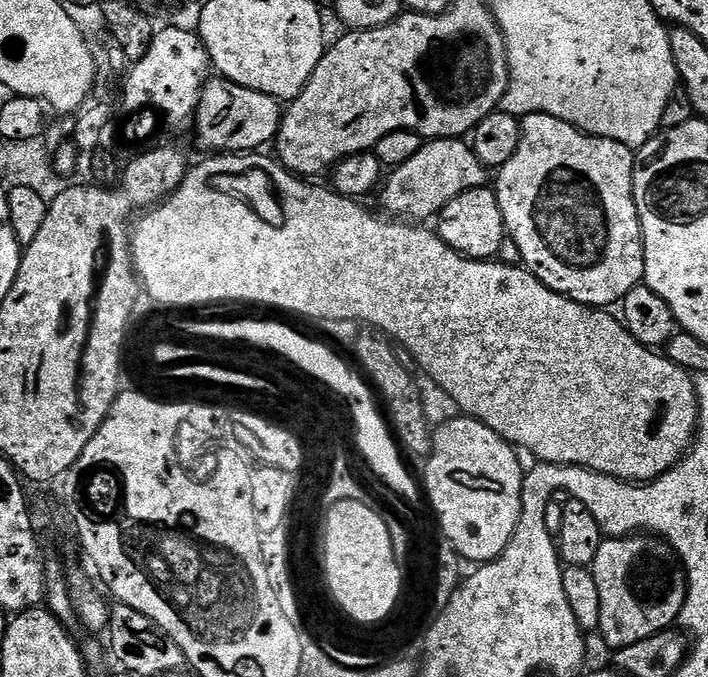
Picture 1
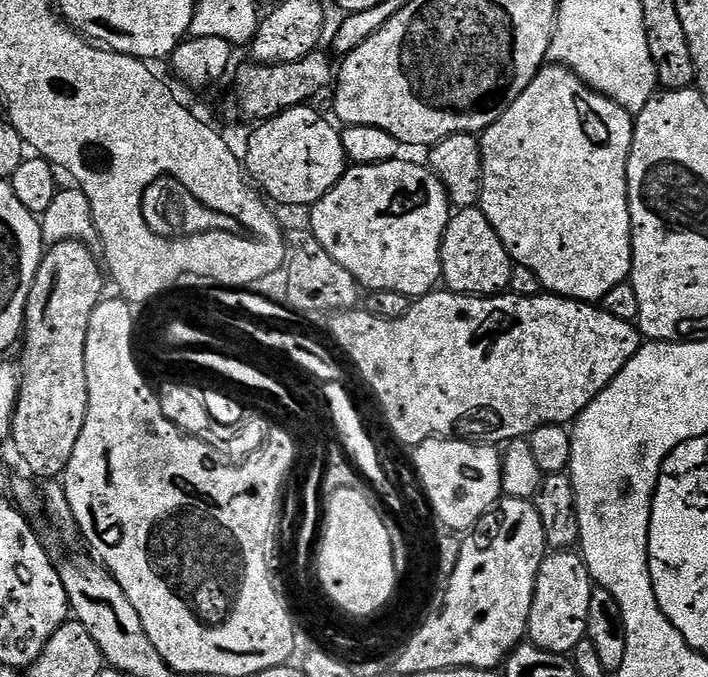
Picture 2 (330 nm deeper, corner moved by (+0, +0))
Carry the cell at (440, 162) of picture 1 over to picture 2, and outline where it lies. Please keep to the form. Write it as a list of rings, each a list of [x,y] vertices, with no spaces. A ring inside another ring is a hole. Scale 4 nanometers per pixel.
[[[404,159],[349,167],[343,178],[317,204],[311,205],[310,227],[318,242],[326,246],[330,258],[346,266],[361,289],[396,291],[409,298],[419,298],[427,296],[442,280],[440,247],[450,219],[450,201],[442,182],[427,163],[415,164]]]

